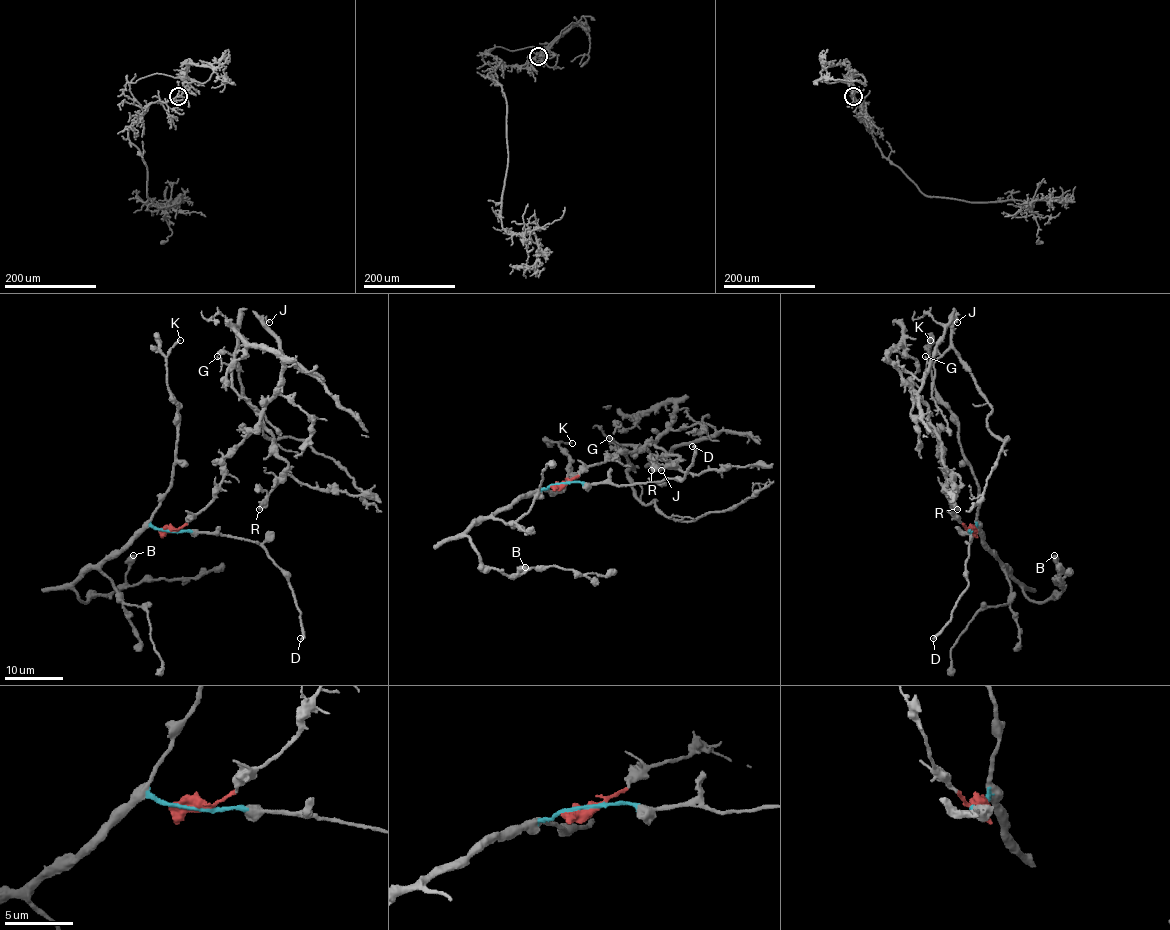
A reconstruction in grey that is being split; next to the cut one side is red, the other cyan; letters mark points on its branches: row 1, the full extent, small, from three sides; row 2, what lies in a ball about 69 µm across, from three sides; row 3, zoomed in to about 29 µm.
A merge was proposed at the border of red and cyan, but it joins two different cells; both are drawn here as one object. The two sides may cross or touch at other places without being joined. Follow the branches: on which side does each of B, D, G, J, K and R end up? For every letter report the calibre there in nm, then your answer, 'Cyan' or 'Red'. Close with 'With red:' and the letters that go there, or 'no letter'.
B: Thickness 600 nm. Cyan
D: Thickness 280 nm. Cyan
G: Thickness 90 nm. Red
J: Thickness 70 nm. Red
K: Thickness 160 nm. Cyan
R: Thickness 550 nm. Red
With red: G, J, R

